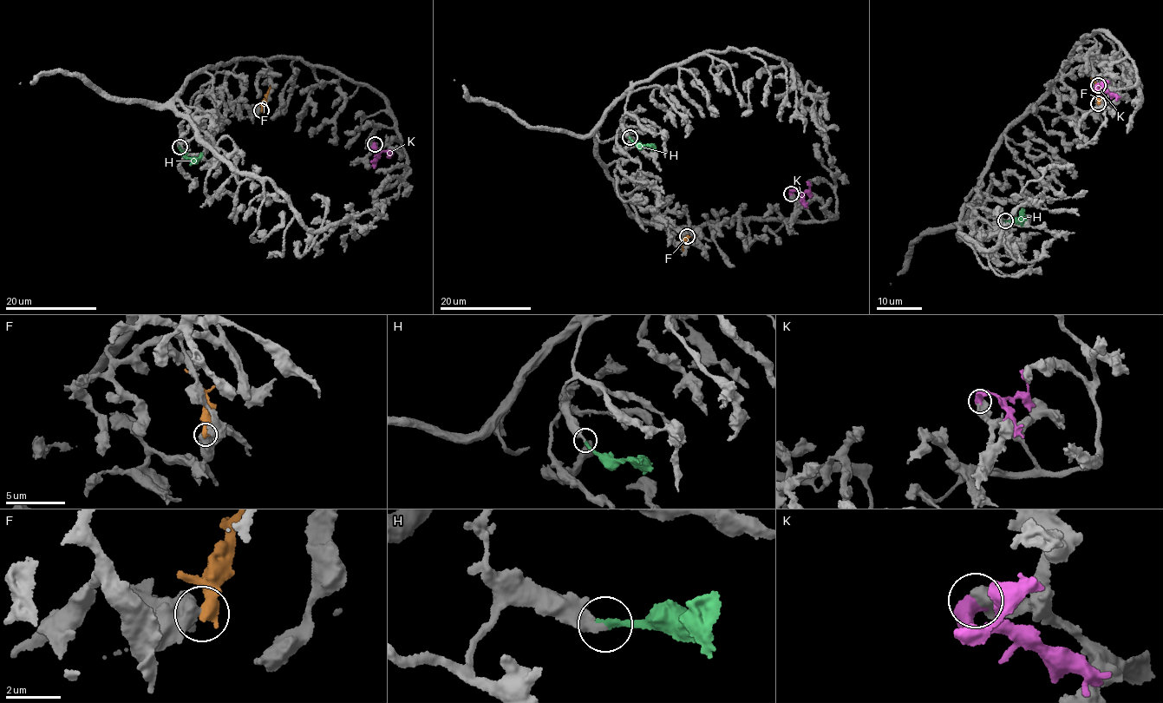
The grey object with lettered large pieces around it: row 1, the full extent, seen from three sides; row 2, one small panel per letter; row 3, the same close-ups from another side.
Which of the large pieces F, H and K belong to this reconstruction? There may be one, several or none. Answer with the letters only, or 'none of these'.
H

